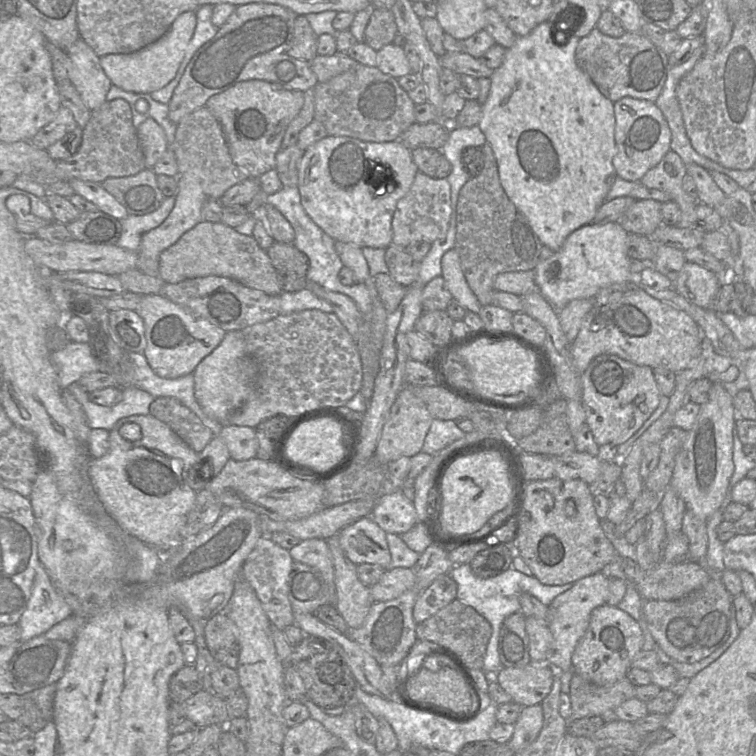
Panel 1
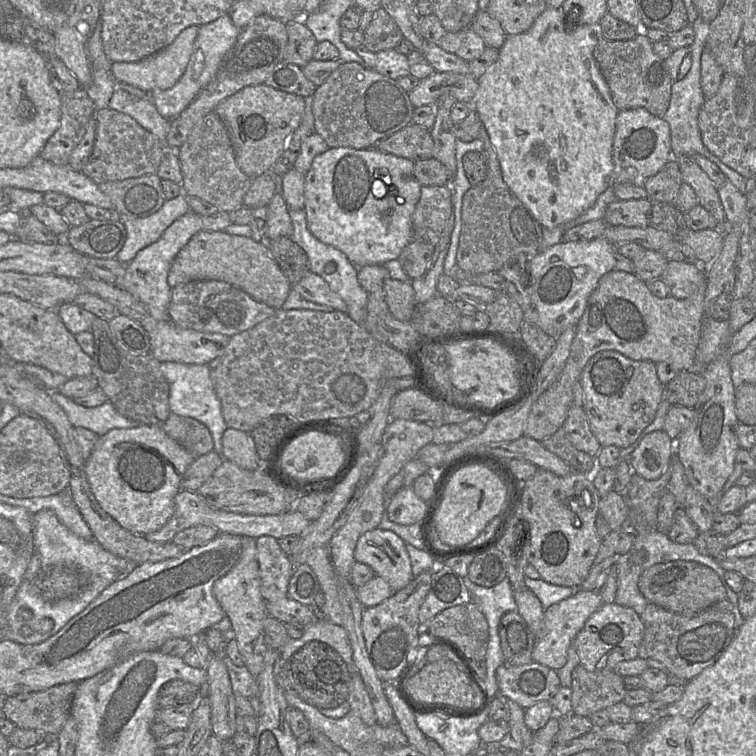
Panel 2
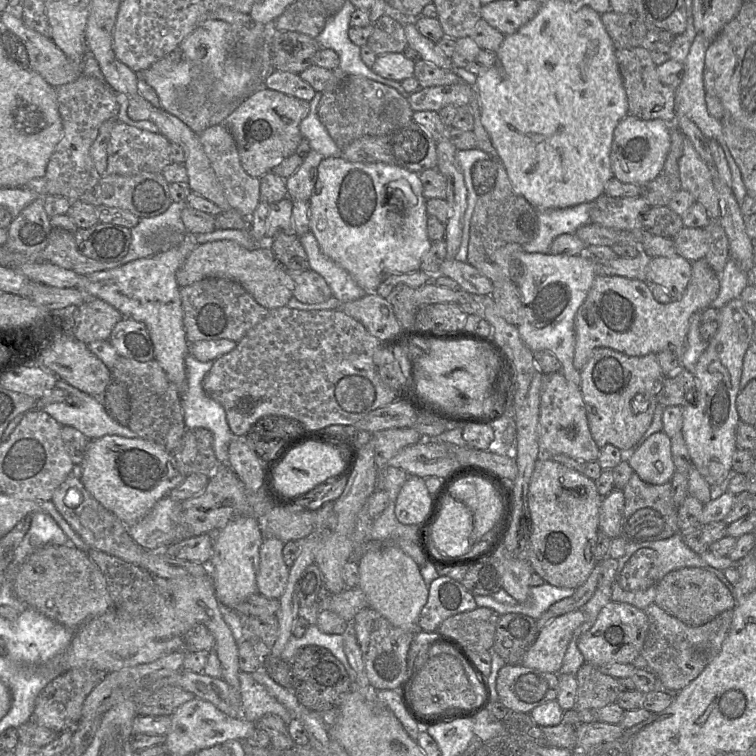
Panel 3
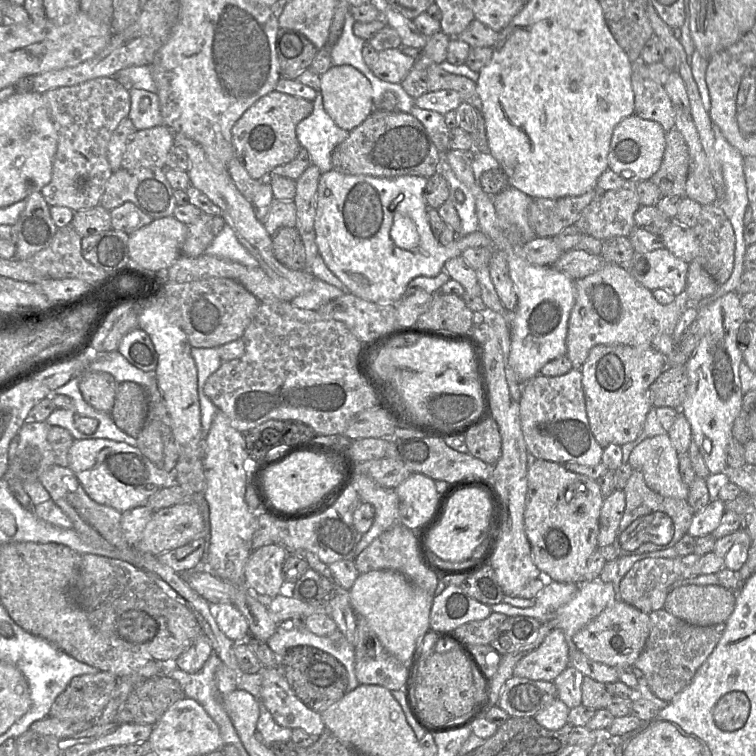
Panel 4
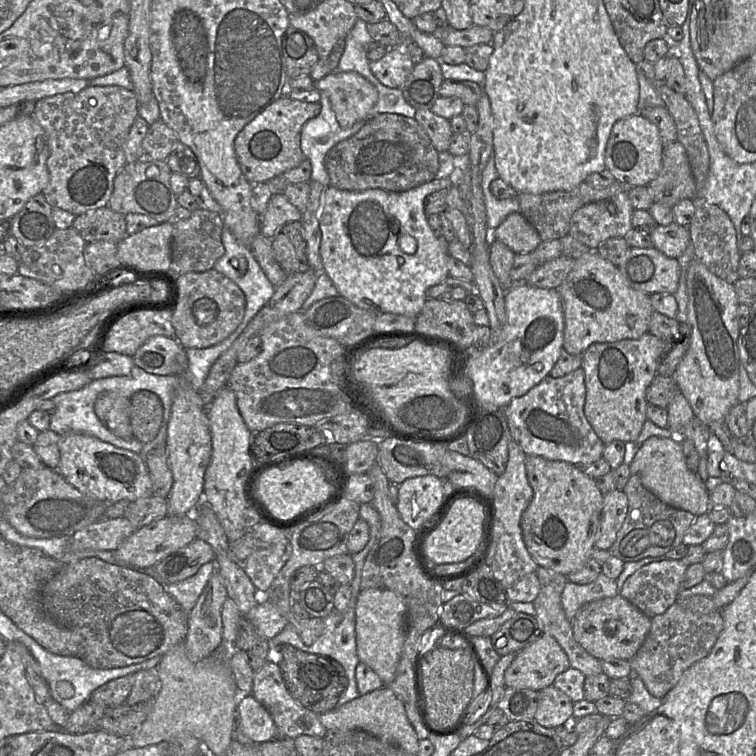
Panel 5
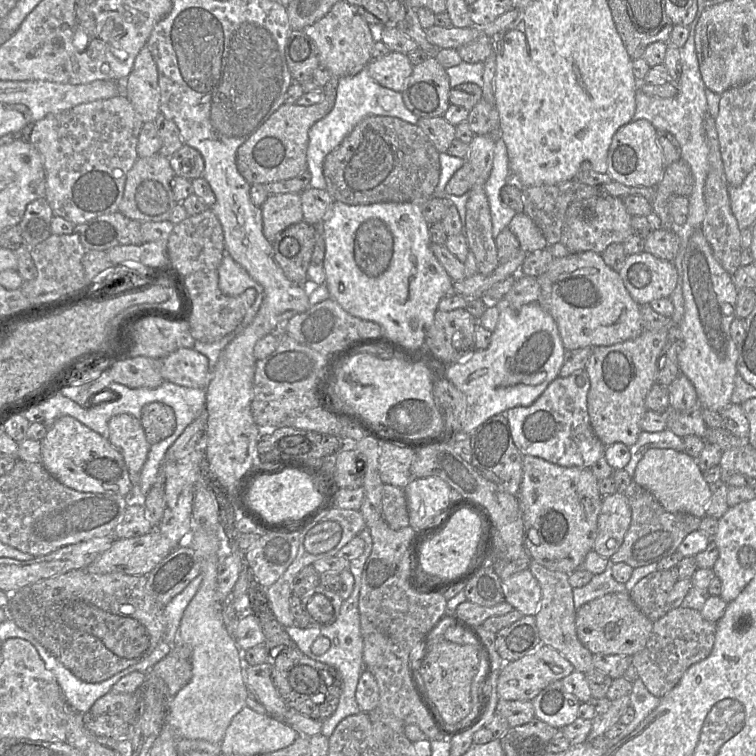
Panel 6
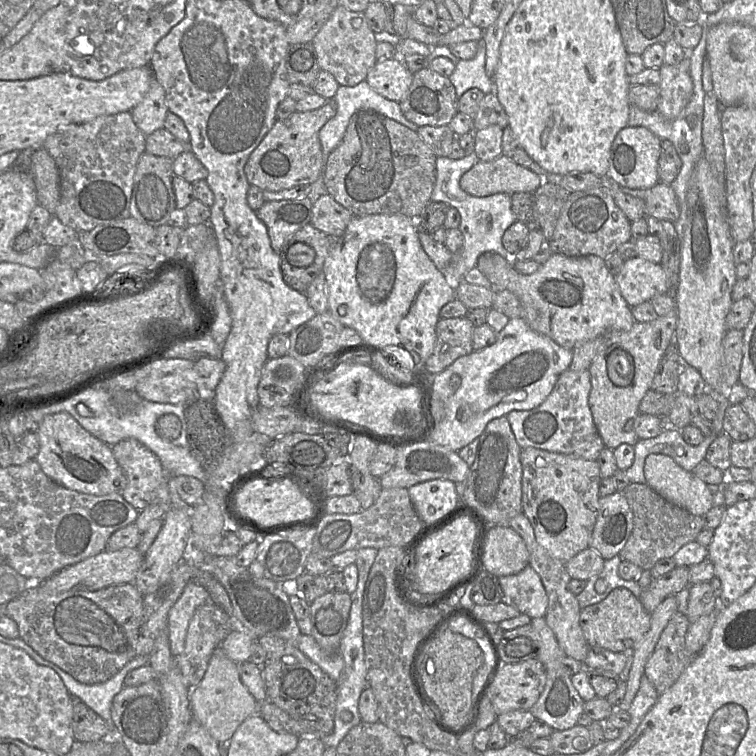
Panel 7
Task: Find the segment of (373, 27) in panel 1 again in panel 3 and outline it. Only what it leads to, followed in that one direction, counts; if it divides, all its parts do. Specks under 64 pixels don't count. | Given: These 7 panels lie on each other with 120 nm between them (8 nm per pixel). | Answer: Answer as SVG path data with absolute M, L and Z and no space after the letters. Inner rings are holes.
M387 13L374 24L374 29L368 38L367 45L377 55L386 53L401 53L408 45L404 27Z

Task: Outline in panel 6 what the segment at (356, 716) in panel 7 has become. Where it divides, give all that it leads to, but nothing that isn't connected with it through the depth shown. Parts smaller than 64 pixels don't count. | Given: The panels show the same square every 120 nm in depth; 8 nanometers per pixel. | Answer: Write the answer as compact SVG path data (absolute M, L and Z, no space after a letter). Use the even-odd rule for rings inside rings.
M369 528L363 529L358 534L365 542L363 553L349 563L349 570L354 577L354 588L348 599L343 601L338 618L329 626L300 628L297 626L285 627L290 638L296 643L298 648L313 660L323 662L335 667L342 677L342 693L335 712L323 721L321 734L329 738L337 725L346 717L360 713L359 705L356 701L356 689L359 678L366 669L363 659L364 641L361 633L361 616L359 611L359 597L361 588L362 571L364 565L371 554L373 540ZM319 637L326 637L330 641L329 649L321 655L312 652L312 644Z

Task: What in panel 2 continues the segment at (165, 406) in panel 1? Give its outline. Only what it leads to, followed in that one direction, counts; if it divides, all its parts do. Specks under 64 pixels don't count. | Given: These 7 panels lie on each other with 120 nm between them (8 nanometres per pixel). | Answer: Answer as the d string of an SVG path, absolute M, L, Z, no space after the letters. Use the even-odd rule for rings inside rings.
M170 413L162 428L195 458L214 450L211 432L194 418Z

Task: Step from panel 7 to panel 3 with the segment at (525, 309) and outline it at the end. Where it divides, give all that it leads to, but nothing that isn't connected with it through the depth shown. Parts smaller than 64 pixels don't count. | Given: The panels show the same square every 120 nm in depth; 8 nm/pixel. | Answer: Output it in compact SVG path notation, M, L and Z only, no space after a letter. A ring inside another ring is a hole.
M704 258L692 262L692 275L685 292L668 303L656 301L646 281L597 275L574 319L575 369L581 371L594 349L600 347L611 348L629 356L658 354L669 350L679 357L681 363L691 316L709 308L718 296L719 289L718 275Z

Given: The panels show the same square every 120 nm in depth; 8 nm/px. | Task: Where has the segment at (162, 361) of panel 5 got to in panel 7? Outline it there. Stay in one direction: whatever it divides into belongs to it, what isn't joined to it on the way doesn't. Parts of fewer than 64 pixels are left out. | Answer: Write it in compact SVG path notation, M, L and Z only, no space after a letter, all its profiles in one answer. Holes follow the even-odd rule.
M200 358L194 361L195 384L200 400L213 401L216 387L225 371L222 359Z

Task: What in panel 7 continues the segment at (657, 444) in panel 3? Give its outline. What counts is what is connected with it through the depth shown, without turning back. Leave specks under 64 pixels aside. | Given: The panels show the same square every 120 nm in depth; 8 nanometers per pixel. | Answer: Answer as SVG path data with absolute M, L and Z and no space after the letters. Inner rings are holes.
M648 455L644 475L646 483L660 496L692 514L704 516L714 506L708 485L668 455Z

